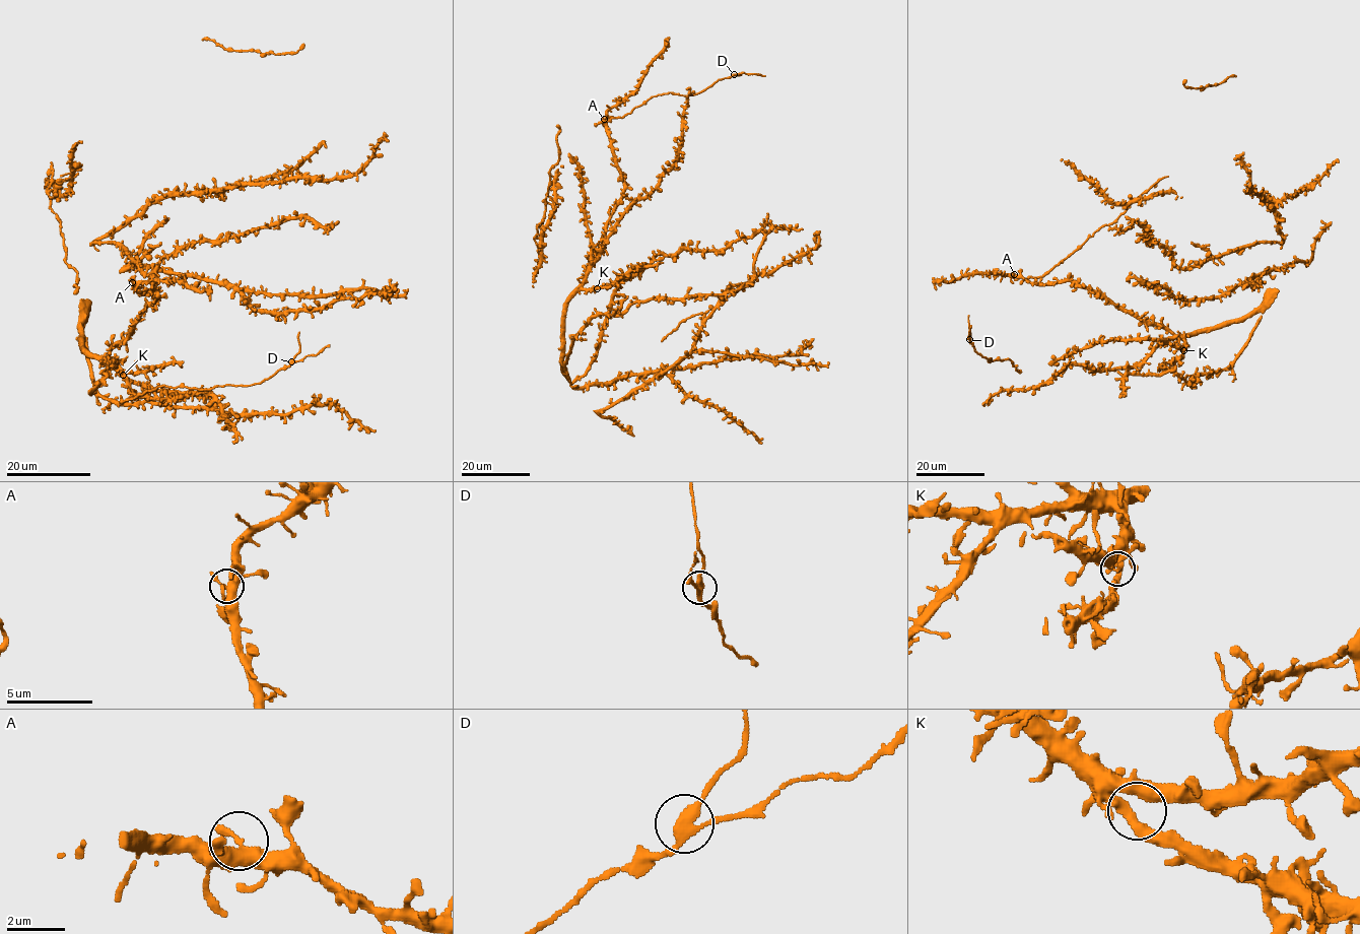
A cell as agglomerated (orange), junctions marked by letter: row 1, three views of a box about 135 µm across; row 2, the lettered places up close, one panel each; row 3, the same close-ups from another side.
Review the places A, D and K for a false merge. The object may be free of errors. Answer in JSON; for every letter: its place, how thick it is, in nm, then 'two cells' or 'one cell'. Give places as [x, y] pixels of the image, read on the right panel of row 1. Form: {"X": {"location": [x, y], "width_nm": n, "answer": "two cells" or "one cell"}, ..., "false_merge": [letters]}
{"A": {"location": [1014, 274], "width_nm": 360, "answer": "one cell"}, "D": {"location": [969, 339], "width_nm": 320, "answer": "two cells"}, "K": {"location": [1183, 350], "width_nm": 280, "answer": "one cell"}, "false_merge": ["D"]}

